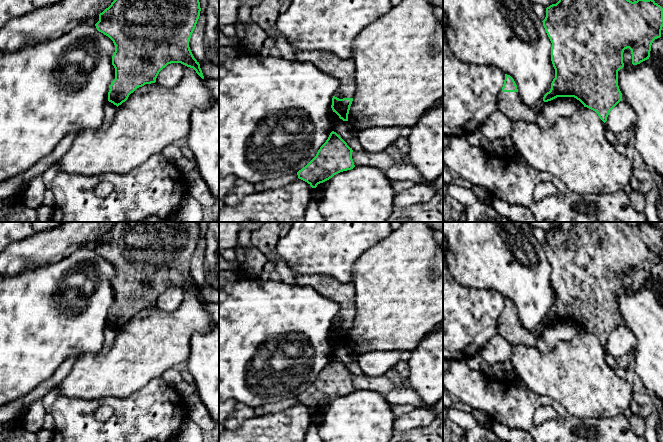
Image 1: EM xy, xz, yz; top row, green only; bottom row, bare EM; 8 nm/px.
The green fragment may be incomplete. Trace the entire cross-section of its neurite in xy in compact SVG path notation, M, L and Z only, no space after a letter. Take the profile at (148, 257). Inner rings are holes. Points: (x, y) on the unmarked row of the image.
M116 222L100 237L95 250L115 269L112 280L115 303L110 309L108 325L118 331L137 312L155 307L159 296L171 287L193 292L204 303L189 271L200 235L199 222Z

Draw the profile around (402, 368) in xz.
M399 361L395 366L394 366L395 371L397 374L402 377L403 379L407 379L409 373L410 373L410 368L408 365L408 362L405 361Z

